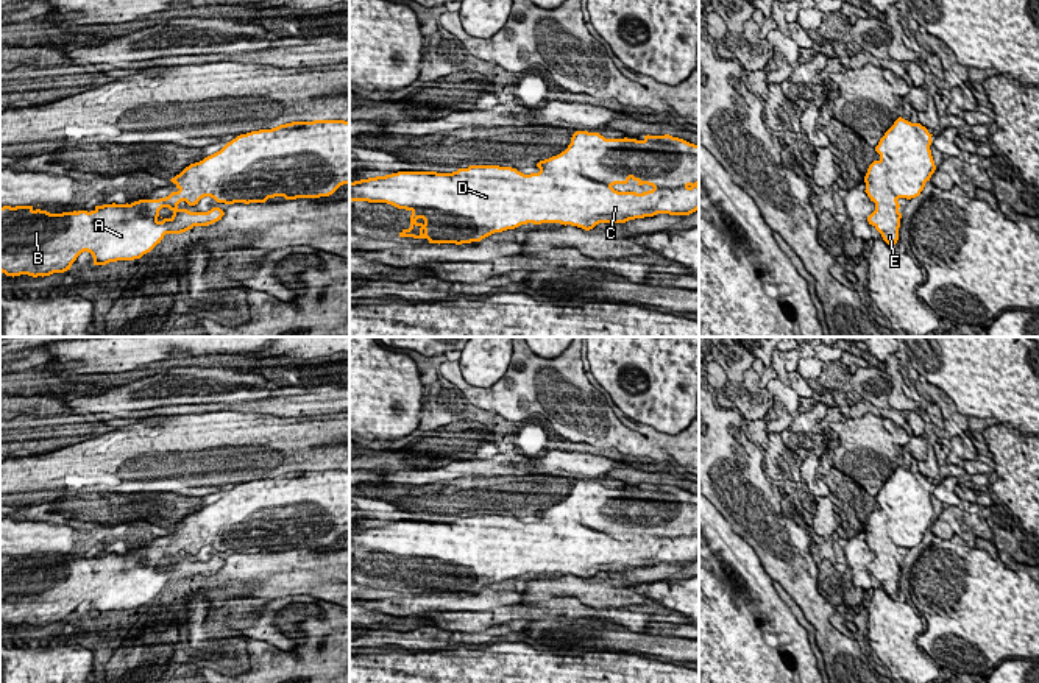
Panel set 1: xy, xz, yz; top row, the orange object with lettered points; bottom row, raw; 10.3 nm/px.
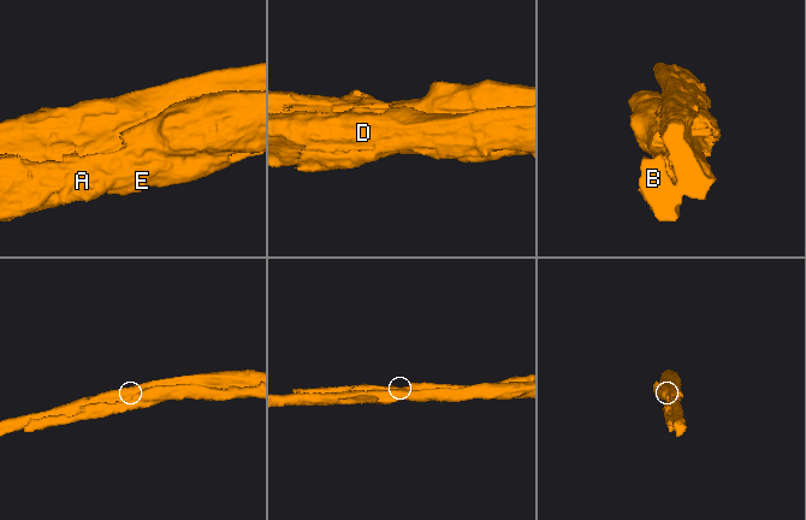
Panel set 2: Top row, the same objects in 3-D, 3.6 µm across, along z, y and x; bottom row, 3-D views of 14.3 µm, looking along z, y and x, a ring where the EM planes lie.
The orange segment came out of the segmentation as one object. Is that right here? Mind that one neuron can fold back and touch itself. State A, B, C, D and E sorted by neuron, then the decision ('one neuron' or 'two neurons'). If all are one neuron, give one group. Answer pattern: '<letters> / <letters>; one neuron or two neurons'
A B E / C D; two neurons

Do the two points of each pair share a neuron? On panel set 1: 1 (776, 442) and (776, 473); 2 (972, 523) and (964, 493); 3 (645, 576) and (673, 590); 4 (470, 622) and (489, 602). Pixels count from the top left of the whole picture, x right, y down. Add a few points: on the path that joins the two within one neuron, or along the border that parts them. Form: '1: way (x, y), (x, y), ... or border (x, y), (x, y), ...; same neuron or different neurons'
1: way (777, 449), (776, 465); same neuron
2: way (972, 515), (968, 501); same neuron
3: border (682, 579), (660, 579), (629, 587); different neurons
4: border (504, 604), (485, 610), (446, 613); different neurons

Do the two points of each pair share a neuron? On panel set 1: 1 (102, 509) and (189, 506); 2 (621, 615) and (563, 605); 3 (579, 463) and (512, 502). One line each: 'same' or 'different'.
1: same
2: same
3: different

